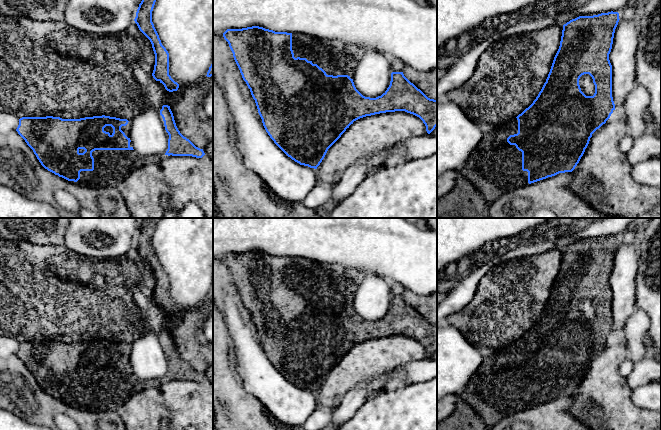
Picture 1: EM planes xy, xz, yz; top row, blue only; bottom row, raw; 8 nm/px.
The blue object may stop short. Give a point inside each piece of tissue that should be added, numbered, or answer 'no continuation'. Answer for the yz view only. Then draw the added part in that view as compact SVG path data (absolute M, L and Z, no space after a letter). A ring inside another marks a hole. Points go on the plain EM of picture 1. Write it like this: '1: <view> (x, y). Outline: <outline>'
1: yz (495, 391). Outline: M514 342L483 358L480 367L467 384L465 391L459 395L460 402L469 404L490 430L504 417L528 409L528 396L522 394L522 376L515 369L510 369L507 362L518 357L518 344Z

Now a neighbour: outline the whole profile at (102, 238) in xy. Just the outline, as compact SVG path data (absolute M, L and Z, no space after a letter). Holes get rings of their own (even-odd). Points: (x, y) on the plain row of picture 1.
M69 218L64 245L92 258L108 259L126 254L136 241L137 218Z

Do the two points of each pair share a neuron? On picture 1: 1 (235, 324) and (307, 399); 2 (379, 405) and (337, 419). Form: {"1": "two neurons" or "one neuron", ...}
{"1": "one neuron", "2": "two neurons"}

